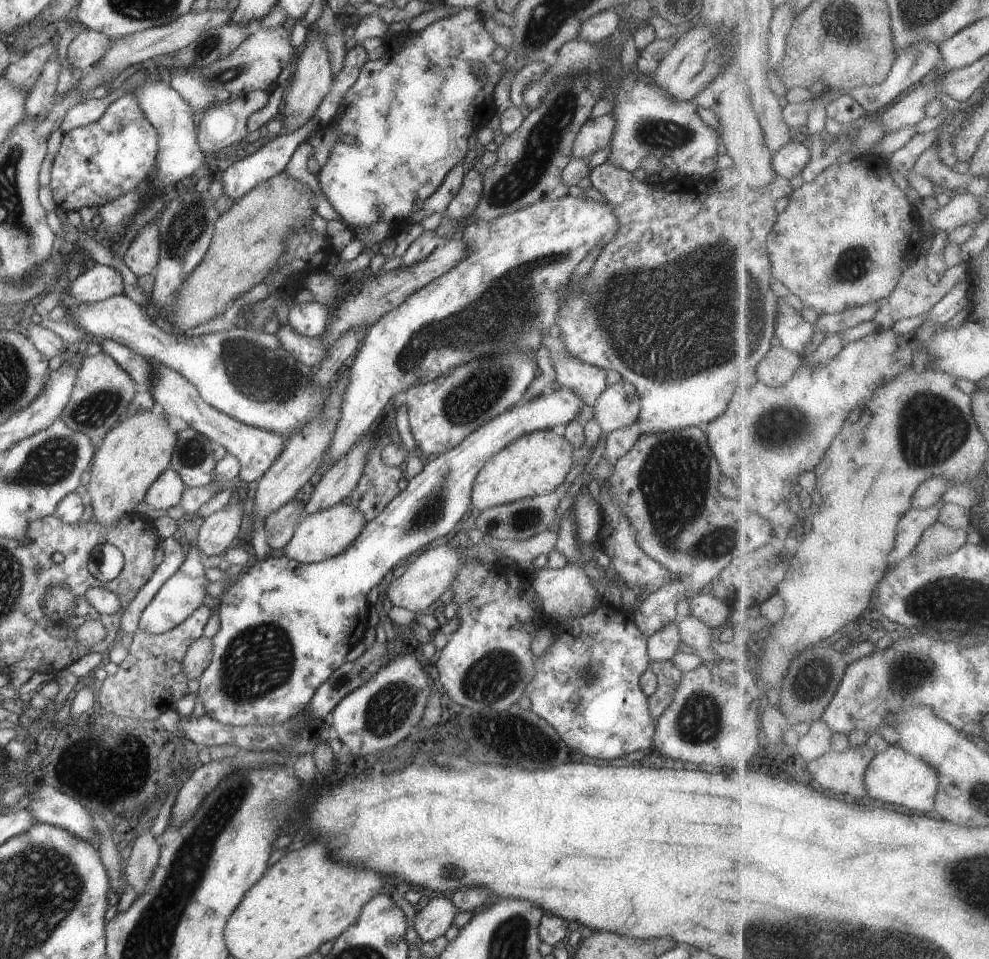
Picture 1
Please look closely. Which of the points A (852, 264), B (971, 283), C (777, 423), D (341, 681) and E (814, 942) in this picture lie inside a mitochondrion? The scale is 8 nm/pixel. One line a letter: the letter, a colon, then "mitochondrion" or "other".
A: mitochondrion
B: other
C: mitochondrion
D: other
E: mitochondrion

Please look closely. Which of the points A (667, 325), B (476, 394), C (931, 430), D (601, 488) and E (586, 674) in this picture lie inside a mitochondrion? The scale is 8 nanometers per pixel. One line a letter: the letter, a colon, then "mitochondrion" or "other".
A: mitochondrion
B: mitochondrion
C: mitochondrion
D: other
E: mitochondrion

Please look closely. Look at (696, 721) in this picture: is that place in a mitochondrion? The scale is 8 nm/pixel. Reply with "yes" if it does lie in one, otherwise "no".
yes

